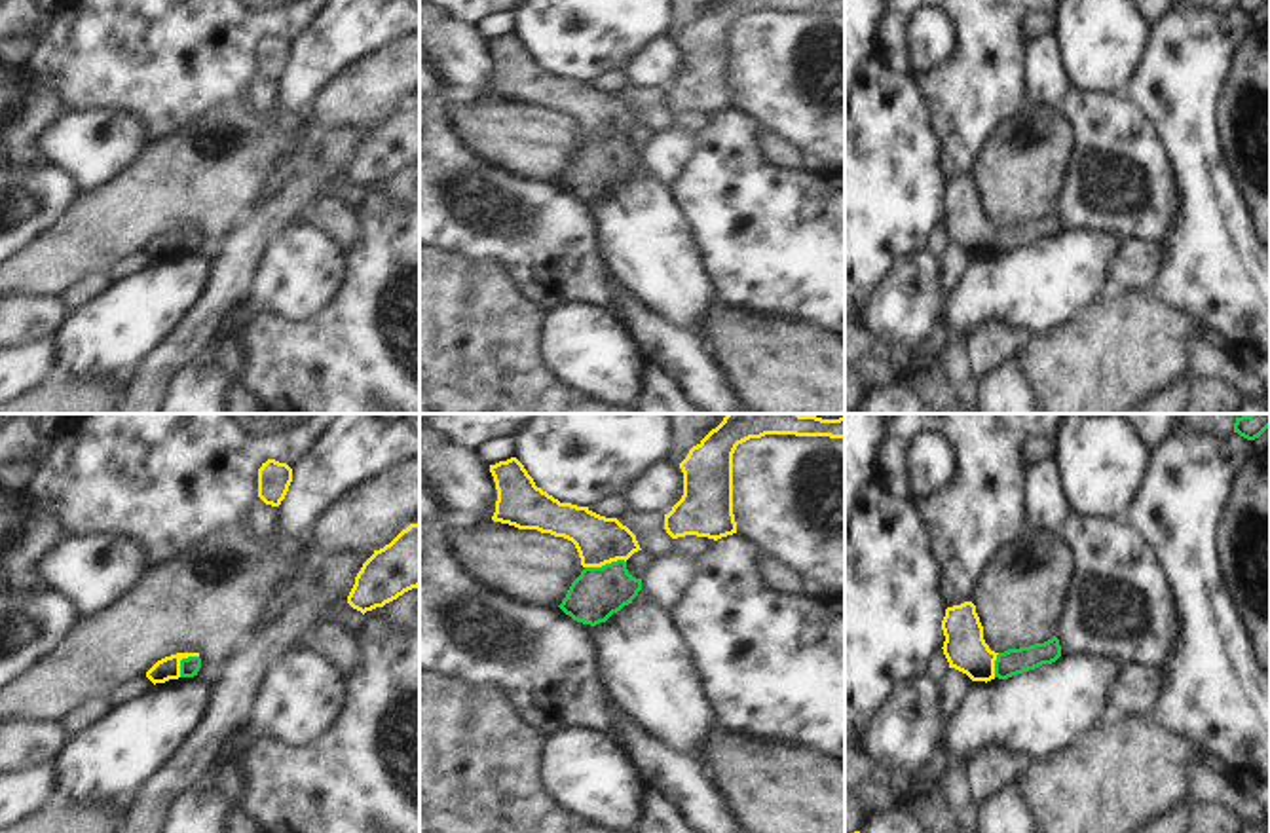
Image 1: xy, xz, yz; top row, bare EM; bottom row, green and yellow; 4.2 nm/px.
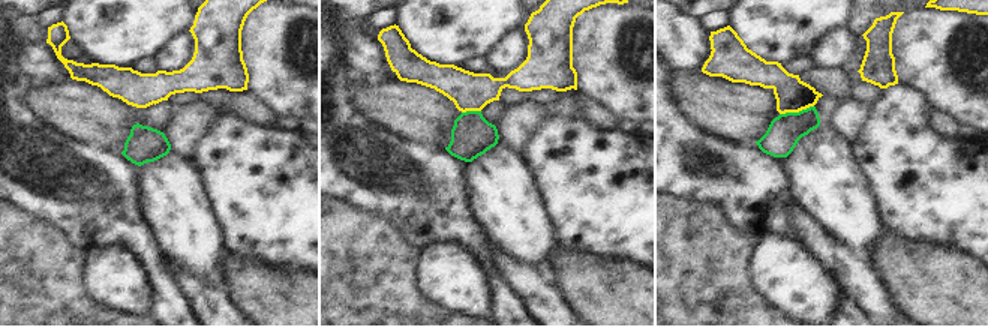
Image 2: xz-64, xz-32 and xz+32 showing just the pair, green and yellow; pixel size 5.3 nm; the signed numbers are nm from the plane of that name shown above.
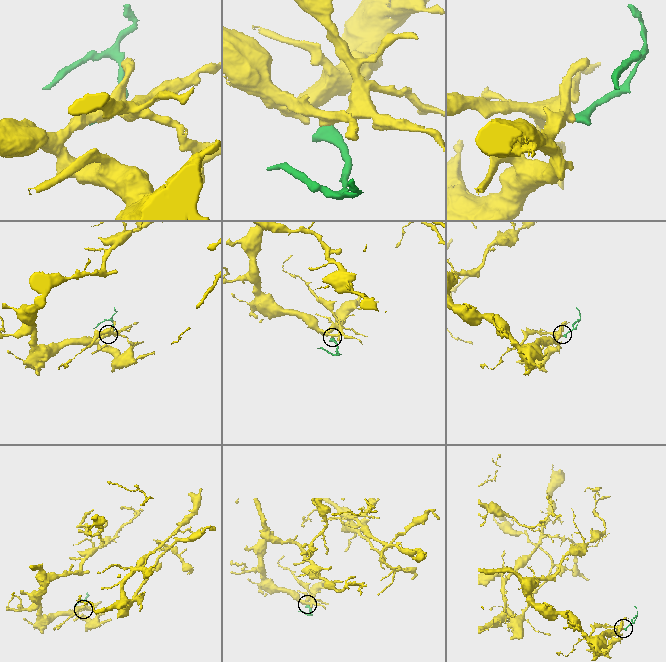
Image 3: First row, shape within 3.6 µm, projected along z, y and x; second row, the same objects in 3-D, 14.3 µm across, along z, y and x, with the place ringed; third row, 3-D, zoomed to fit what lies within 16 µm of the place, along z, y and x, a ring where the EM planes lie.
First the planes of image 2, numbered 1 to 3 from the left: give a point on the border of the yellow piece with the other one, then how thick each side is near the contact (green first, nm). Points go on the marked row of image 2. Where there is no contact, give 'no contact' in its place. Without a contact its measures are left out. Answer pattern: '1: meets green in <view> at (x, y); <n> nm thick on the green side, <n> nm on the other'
1: no contact
2: meets green in xz-32 at (471, 111); 220 nm thick on the green side, 200 nm on the other
3: meets green in xz+32 at (796, 113); 180 nm thick on the green side, 180 nm on the other

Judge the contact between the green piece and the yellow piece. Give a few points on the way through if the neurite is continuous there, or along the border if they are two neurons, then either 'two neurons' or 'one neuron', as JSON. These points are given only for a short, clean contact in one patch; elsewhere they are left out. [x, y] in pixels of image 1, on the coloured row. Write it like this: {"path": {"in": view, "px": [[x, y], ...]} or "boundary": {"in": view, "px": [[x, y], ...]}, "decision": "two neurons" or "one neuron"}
{"path": {"in": "xz", "px": [[598, 592], [606, 581], [606, 564], [604, 545], [598, 539]]}, "decision": "one neuron"}

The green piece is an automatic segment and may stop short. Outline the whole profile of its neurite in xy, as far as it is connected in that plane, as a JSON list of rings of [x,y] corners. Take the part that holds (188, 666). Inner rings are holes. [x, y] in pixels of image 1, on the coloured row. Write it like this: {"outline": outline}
{"outline": [[[177,653],[158,660],[148,672],[146,677],[156,683],[165,683],[178,677],[194,677],[201,668],[199,653]]]}

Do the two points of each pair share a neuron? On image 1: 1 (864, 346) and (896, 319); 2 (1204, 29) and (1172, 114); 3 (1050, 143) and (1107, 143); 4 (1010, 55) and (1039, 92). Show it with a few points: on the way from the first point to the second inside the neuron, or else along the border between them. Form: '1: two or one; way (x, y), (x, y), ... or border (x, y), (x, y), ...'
1: two; border (864, 327), (876, 342), (898, 350), (910, 359)
2: one; way (1193, 50), (1179, 78), (1179, 93)
3: two; border (1056, 109), (1069, 131), (1069, 156), (1062, 186)
4: two; border (1029, 44), (1024, 103), (1020, 107)

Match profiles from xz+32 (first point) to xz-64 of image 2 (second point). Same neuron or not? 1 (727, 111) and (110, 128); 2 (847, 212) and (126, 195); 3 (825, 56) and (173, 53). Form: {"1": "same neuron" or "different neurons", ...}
{"1": "same neuron", "2": "different neurons", "3": "same neuron"}

